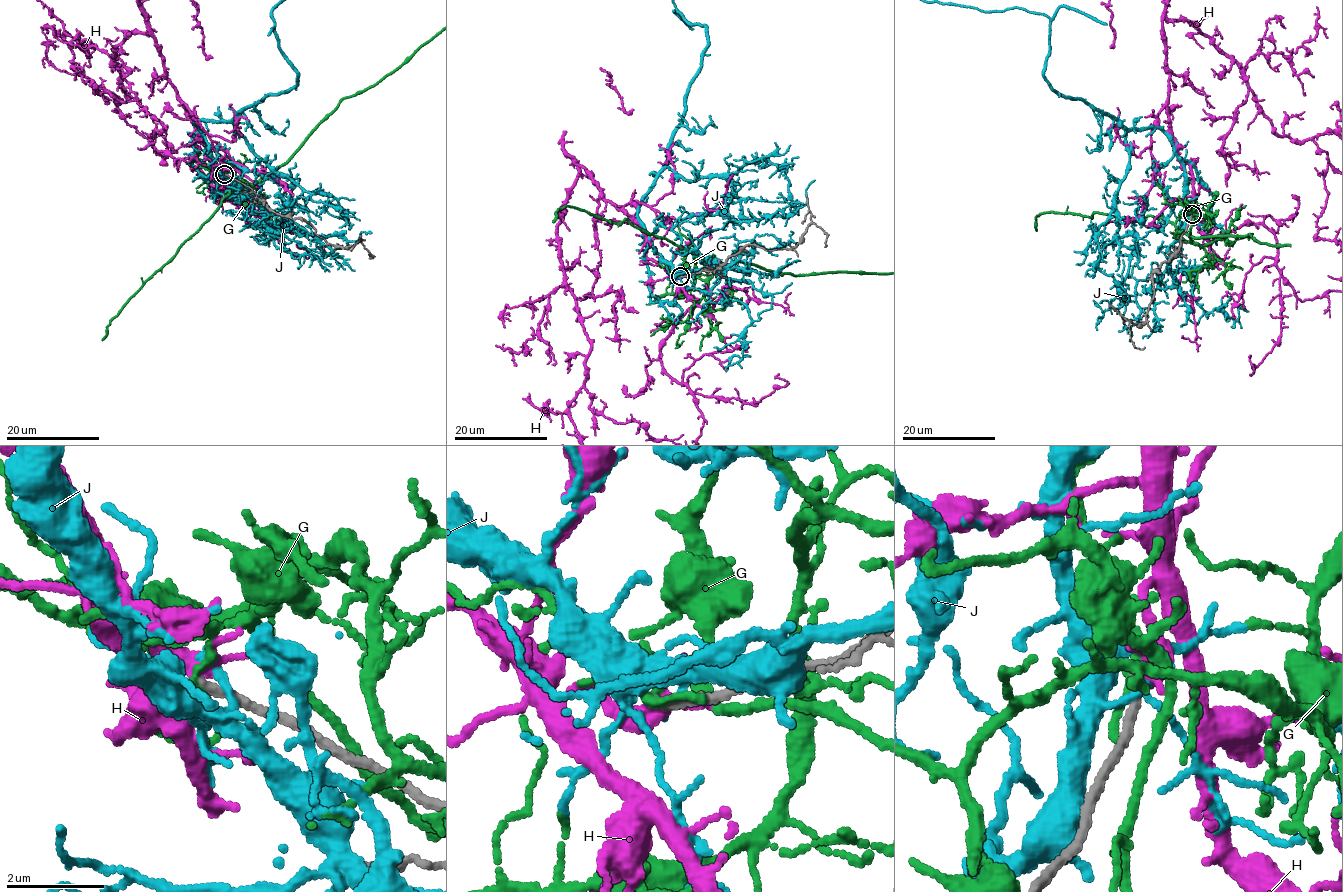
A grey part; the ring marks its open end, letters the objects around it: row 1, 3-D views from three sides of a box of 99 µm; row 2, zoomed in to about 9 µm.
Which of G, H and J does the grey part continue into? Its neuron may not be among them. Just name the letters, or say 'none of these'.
H

